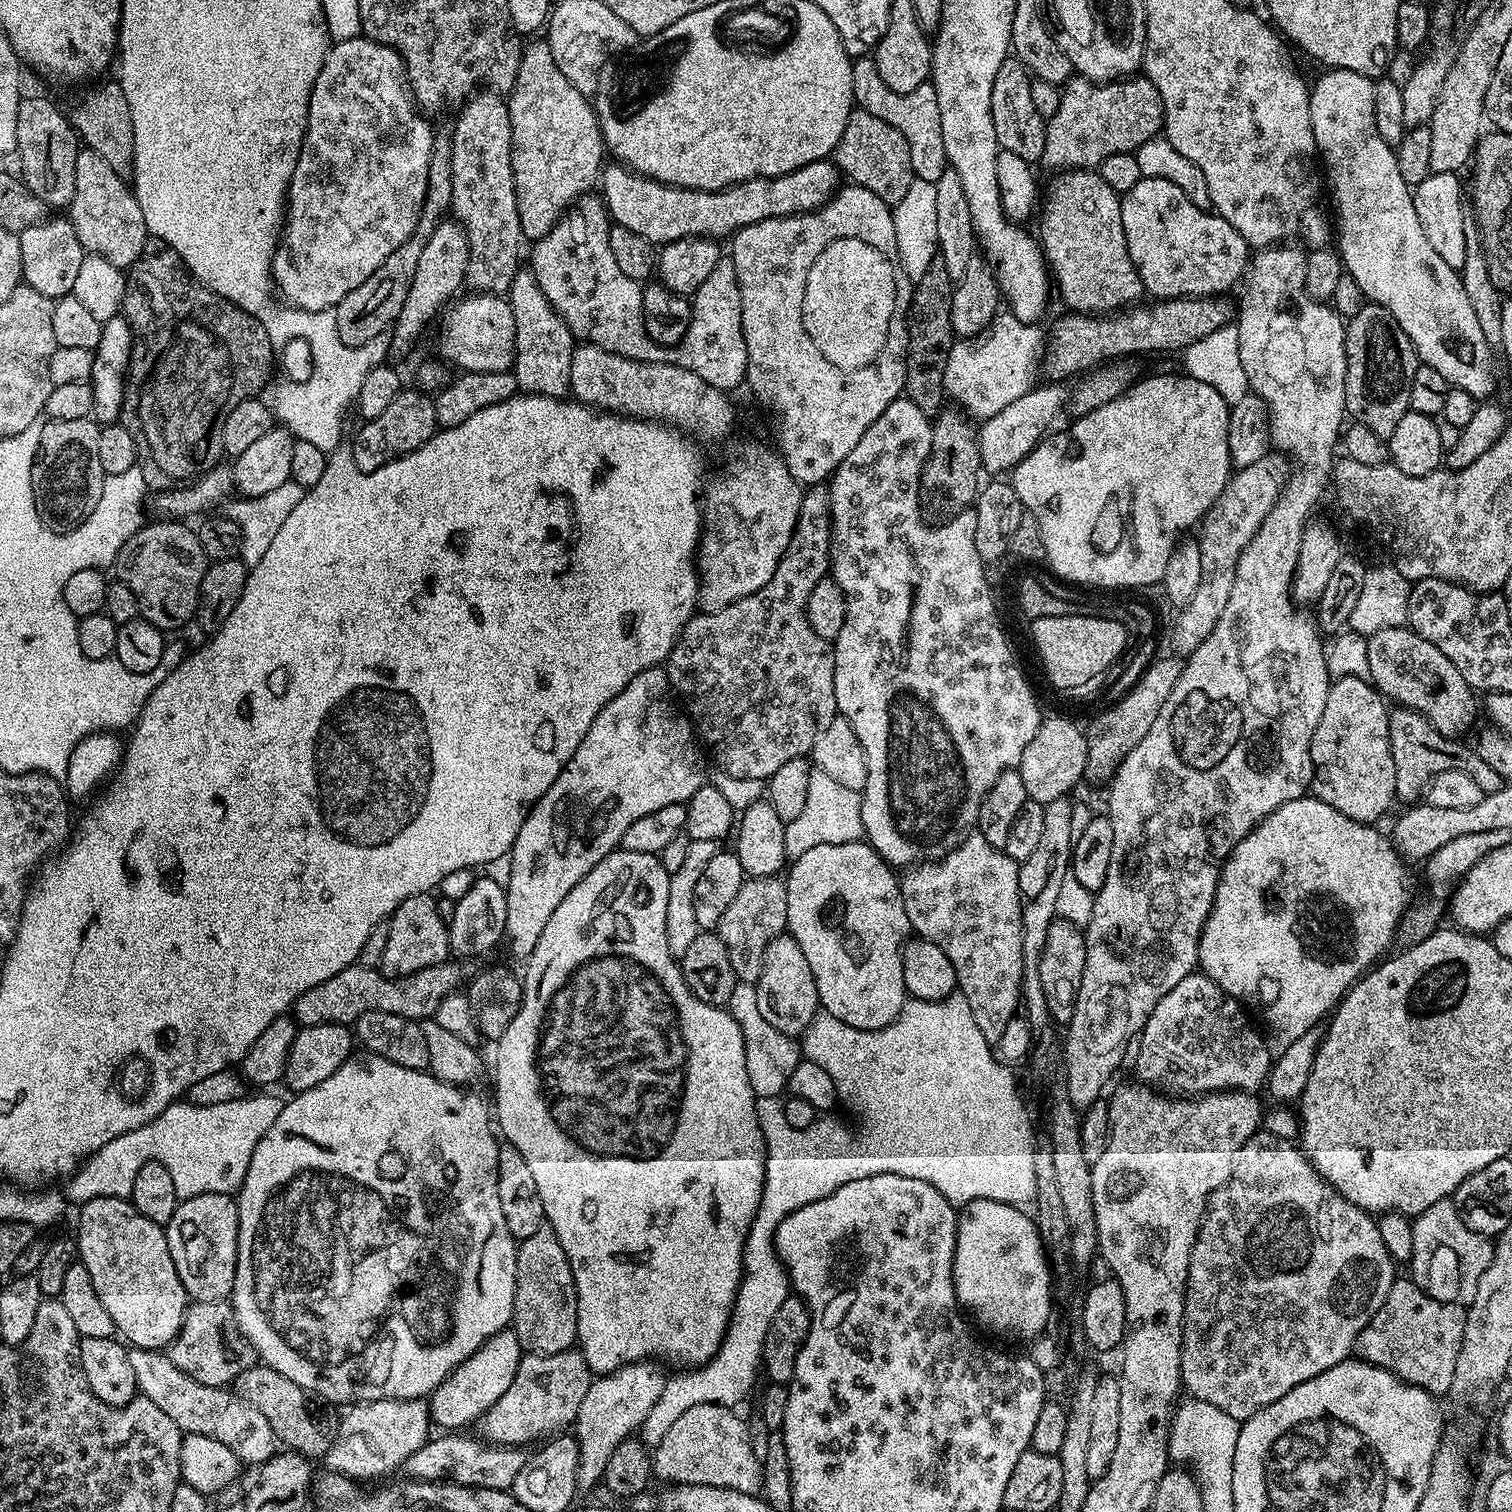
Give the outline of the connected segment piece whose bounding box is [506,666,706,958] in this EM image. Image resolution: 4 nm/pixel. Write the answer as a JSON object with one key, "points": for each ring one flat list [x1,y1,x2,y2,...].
{"points":[[660,666,642,670,642,674,598,710,598,718,590,722,590,730,578,750,564,761,564,769,554,778,554,786,534,801,530,814,520,823,518,838,512,841,510,882,506,886,506,945,514,955,527,958,532,953,534,946,538,946,538,938,542,938,542,930,546,930,546,922,550,922,550,914,558,910,558,902,602,858,620,848,622,834,626,834,633,822,654,814,654,810,662,810,662,806,684,804,705,784,706,772,704,776,694,725,679,707,672,705,671,699,667,671]]}

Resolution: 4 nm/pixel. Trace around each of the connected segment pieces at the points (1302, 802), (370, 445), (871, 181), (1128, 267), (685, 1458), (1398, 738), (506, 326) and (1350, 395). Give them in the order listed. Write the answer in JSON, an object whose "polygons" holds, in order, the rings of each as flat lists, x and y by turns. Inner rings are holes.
{"polygons":[[[1305,794,1286,802,1283,808,1274,810,1262,823,1257,824,1253,832,1246,834,1246,838,1242,838,1242,842,1236,844,1235,850,1228,855,1228,859,1224,861,1220,869,1220,885,1216,891,1214,906,1206,918,1200,935,1198,968,1203,975,1209,976,1222,991,1233,996,1253,1013,1256,1011,1260,1015,1259,1023,1262,1028,1262,1023,1264,1023,1263,1031,1266,1033,1266,1043,1269,1049,1282,1050,1292,1045,1293,1042,1298,1042,1298,1038,1302,1038,1302,1034,1306,1034,1311,1028,1317,1027,1344,999,1348,989,1389,951,1387,948,1392,944,1392,936,1394,940,1397,935,1402,919,1401,913,1405,911,1409,903,1407,902,1408,892,1404,889,1406,864,1396,852,1391,839,1385,833,1383,836,1378,829,1379,827,1371,824,1354,822,1340,815,1338,810,1334,810,1334,806,1316,799,1315,795]],[[401,390,386,406,386,411,378,414,378,418,365,420,359,426,356,437,350,441,352,457,363,472,373,472,379,468,389,467,399,456,407,457,414,450,418,450,438,430,436,415,434,414,434,399,425,391,408,392]],[[861,108,853,110,846,122,846,130,842,130,842,138,838,138,834,163,851,183,861,184,870,190,870,194,878,194,878,198,889,206,902,202,914,179,910,166,910,146,906,146,906,138,902,138,902,134,898,134,890,122,882,122,882,118,874,118,874,114]],[[1073,168,1061,171,1057,176,1060,177,1048,188,1048,197,1045,200,1043,197,1038,231,1045,261,1054,277,1055,291,1056,288,1060,291,1061,298,1069,304,1067,307,1071,311,1083,314,1111,314,1135,305,1145,295,1145,290,1126,246,1126,230,1122,230,1121,197,1110,190,1106,182,1102,182,1096,170]],[[720,1404,691,1407,654,1448,653,1473,672,1484,705,1484,757,1495,764,1486,762,1460,750,1446,748,1425,738,1412]],[[1414,708,1391,709,1388,717,1388,737,1390,738,1390,750,1394,758,1394,770,1396,771,1396,794,1404,802,1416,802,1425,795,1429,780,1433,776,1442,774,1446,770,1462,770,1478,782,1478,786,1485,792,1502,790,1506,781,1480,756,1480,753,1468,748,1459,739,1451,736,1443,736,1425,716,1421,716]],[[500,294,468,295,472,296,461,295,455,302,449,303,439,317,441,356,439,359,449,365,452,363,460,372,509,371,516,362,514,342,516,331,511,306]],[[1365,303,1358,314,1347,321,1344,330,1344,349,1346,350,1346,412,1355,423,1374,430,1374,434,1389,437,1394,434,1394,426,1402,422,1409,412,1410,382,1414,382,1414,374,1418,367,1418,357,1410,338,1398,326,1396,319,1381,305]]]}

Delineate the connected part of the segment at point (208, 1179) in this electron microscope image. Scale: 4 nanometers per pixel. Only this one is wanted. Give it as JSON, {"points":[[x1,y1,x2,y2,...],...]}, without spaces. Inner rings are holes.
{"points":[[249,1094,241,1100,234,1102,218,1102,218,1106,197,1106,187,1102,171,1104,158,1118,154,1118,146,1126,138,1126,138,1130,130,1130,114,1142,106,1142,102,1150,98,1150,92,1156,87,1157,80,1167,67,1177,68,1196,76,1206,90,1202,99,1196,106,1198,129,1199,134,1186,134,1174,146,1162,153,1160,162,1166,170,1178,174,1178,174,1190,177,1201,189,1200,202,1194,236,1194,239,1193,242,1182,246,1178,246,1170,250,1170,250,1158,254,1154,254,1146,262,1142,266,1130,274,1126,274,1118,282,1114,285,1101,276,1096,255,1096]]}

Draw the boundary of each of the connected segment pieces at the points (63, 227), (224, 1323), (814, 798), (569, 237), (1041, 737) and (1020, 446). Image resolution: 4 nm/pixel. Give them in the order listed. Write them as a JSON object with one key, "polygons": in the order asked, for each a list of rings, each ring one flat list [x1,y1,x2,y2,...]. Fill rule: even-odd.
{"polygons":[[[45,218,40,223,30,226,25,232,19,233,19,238,23,283,38,290,38,294,46,294,55,302,62,296,71,296,74,281,78,279,78,270,82,267,86,253,82,242,78,242,78,234,71,219,52,219]],[[228,1300,189,1303,178,1335,166,1349,166,1355,182,1374,190,1374,194,1382,222,1388,231,1385,245,1370,257,1363,252,1345,240,1333,236,1315]],[[816,770,810,778,810,790,806,790,806,806,798,818,784,826,786,854,789,861,802,858,806,850,827,844,855,844,864,836,861,793,842,786,830,774]],[[593,194,585,195,583,199,579,201,578,206,576,206,580,208,573,207,571,211,561,216,560,221,557,222,541,240,537,240,531,245,532,264,530,264,530,271,534,274,534,278,538,282,542,294,546,294,546,298,550,301,552,307,556,309,557,314,567,322,568,329,572,332,573,337,575,337,577,341,585,344,597,344,600,348,605,348,607,352,613,352,614,354,625,356,631,360,637,360,638,362,658,362,659,364,682,366,686,370,698,374,698,378,702,378,710,386,721,390,736,388,739,384,743,385,748,375,748,355,746,354,746,338,742,334,742,290,738,286,738,274,736,273,736,267,731,258,721,258,718,262,718,266,714,266,713,272,710,273,710,278,706,278,706,282,702,282,698,298,692,300,692,321,690,322,690,330,686,330,684,339,681,340,679,344,671,346,654,342,654,338,650,338,650,334,646,334,646,330,644,329,644,315,642,314,642,294,644,293,644,289,641,281,626,278,626,274,622,274,622,270,618,270,618,262,614,262,614,254,610,251,610,242,608,241,608,230,610,227,608,210,604,207,599,195,592,195]],[[1045,715,1030,746,1022,750,1018,769,1029,800,1046,805,1068,796,1071,788,1084,780,1087,745,1088,737,1083,727,1079,728,1074,721,1067,720,1064,716]],[[1060,382,1042,384,1032,387,1029,392,1022,394,1022,398,1010,402,1010,406,998,410,998,414,994,414,979,425,976,441,980,451,980,463,985,473,987,471,992,472,988,474,1007,473,1015,468,1018,462,1027,458,1036,449,1037,444,1049,435,1053,427,1051,424,1067,405,1070,392,1067,387,1064,389,1065,385]]]}

